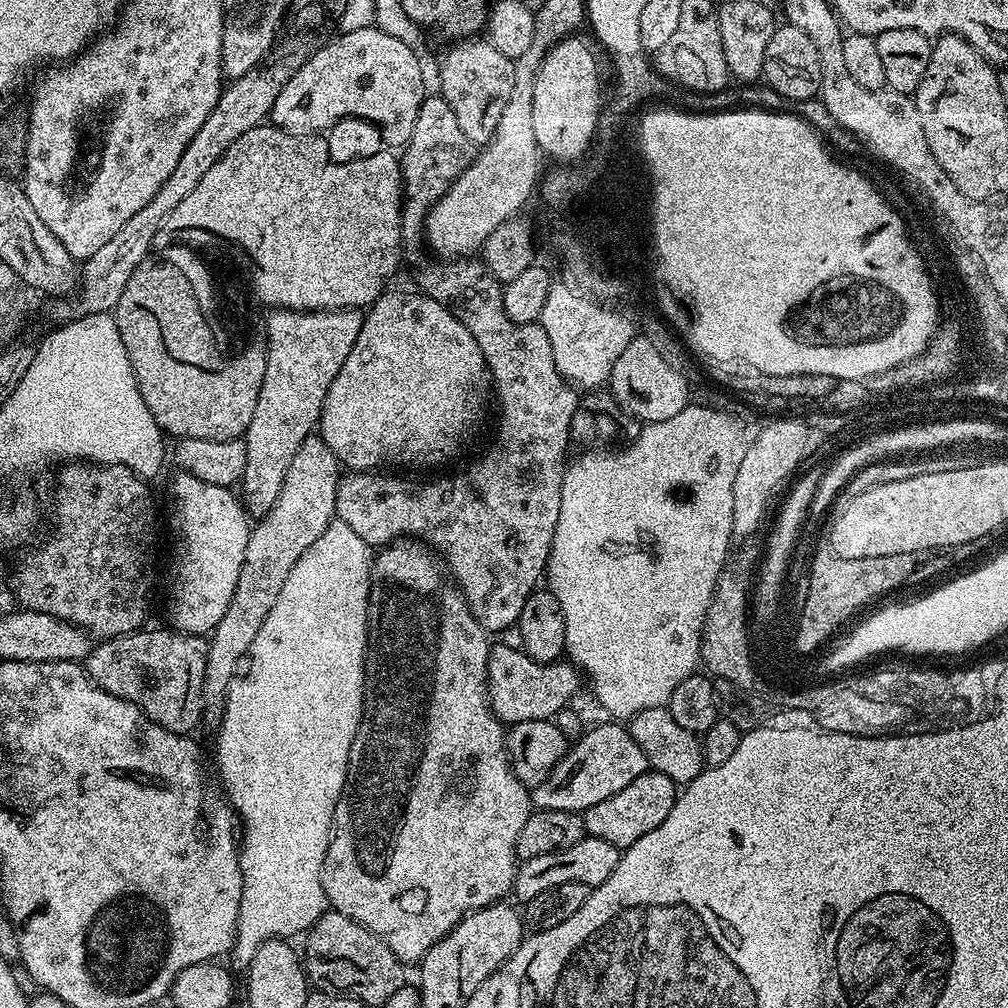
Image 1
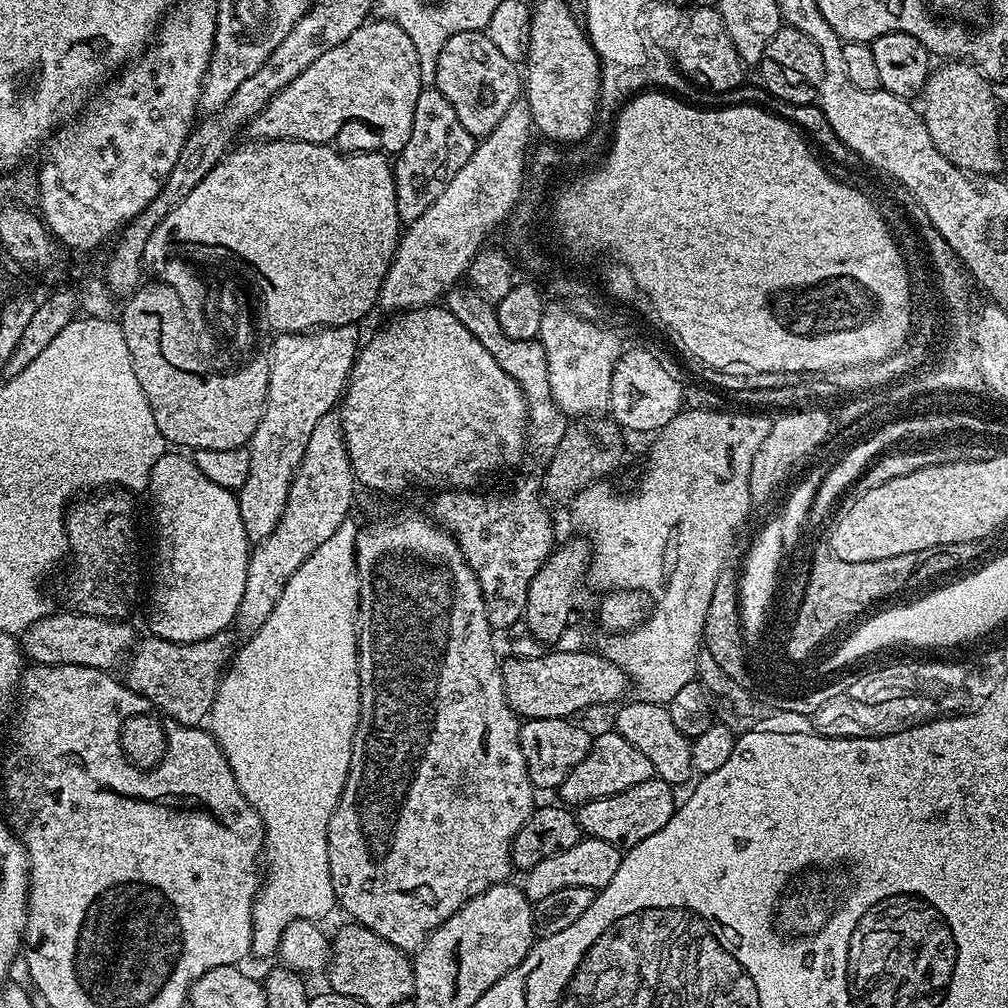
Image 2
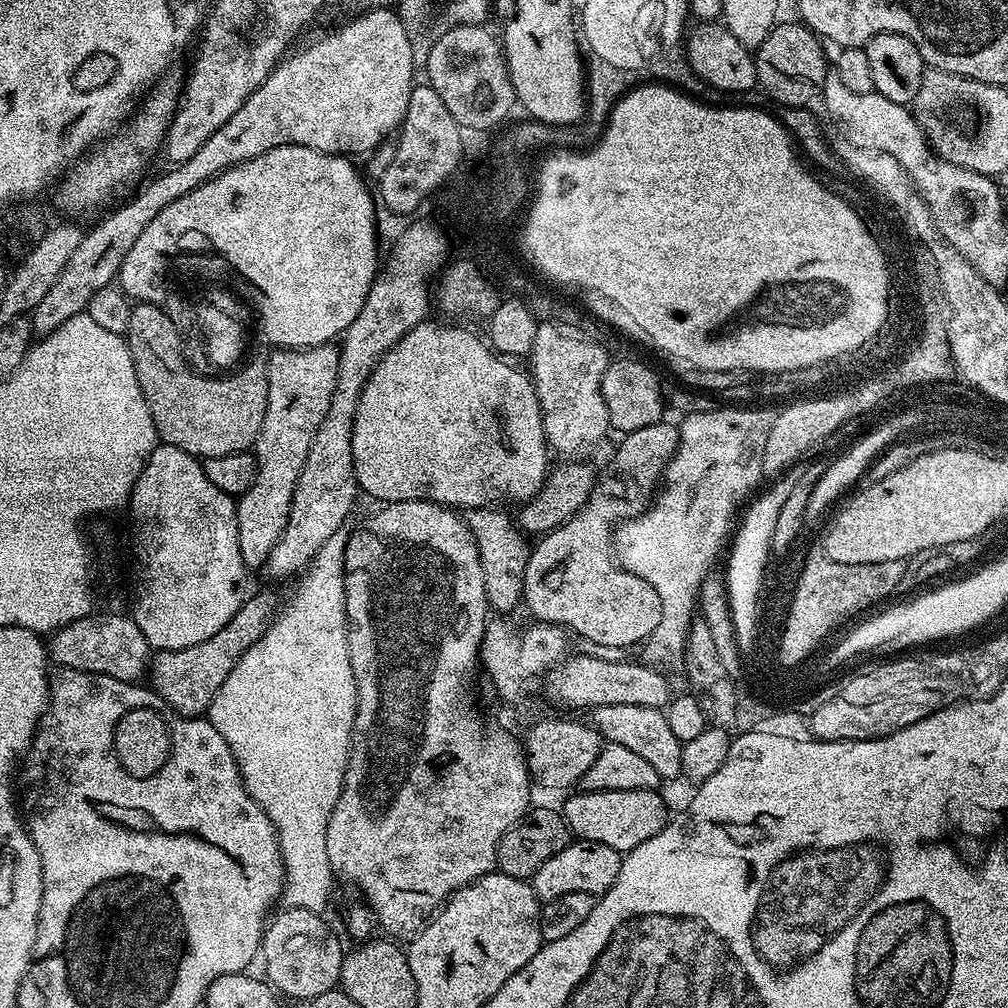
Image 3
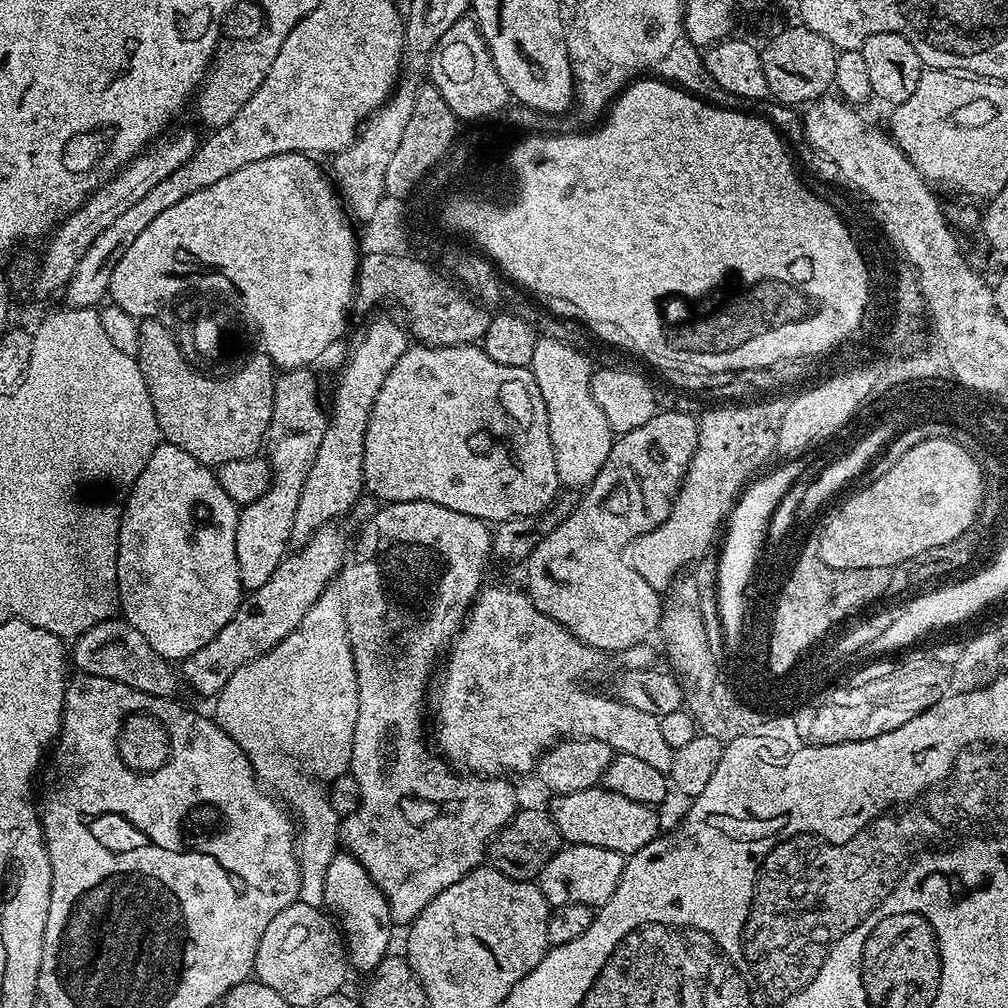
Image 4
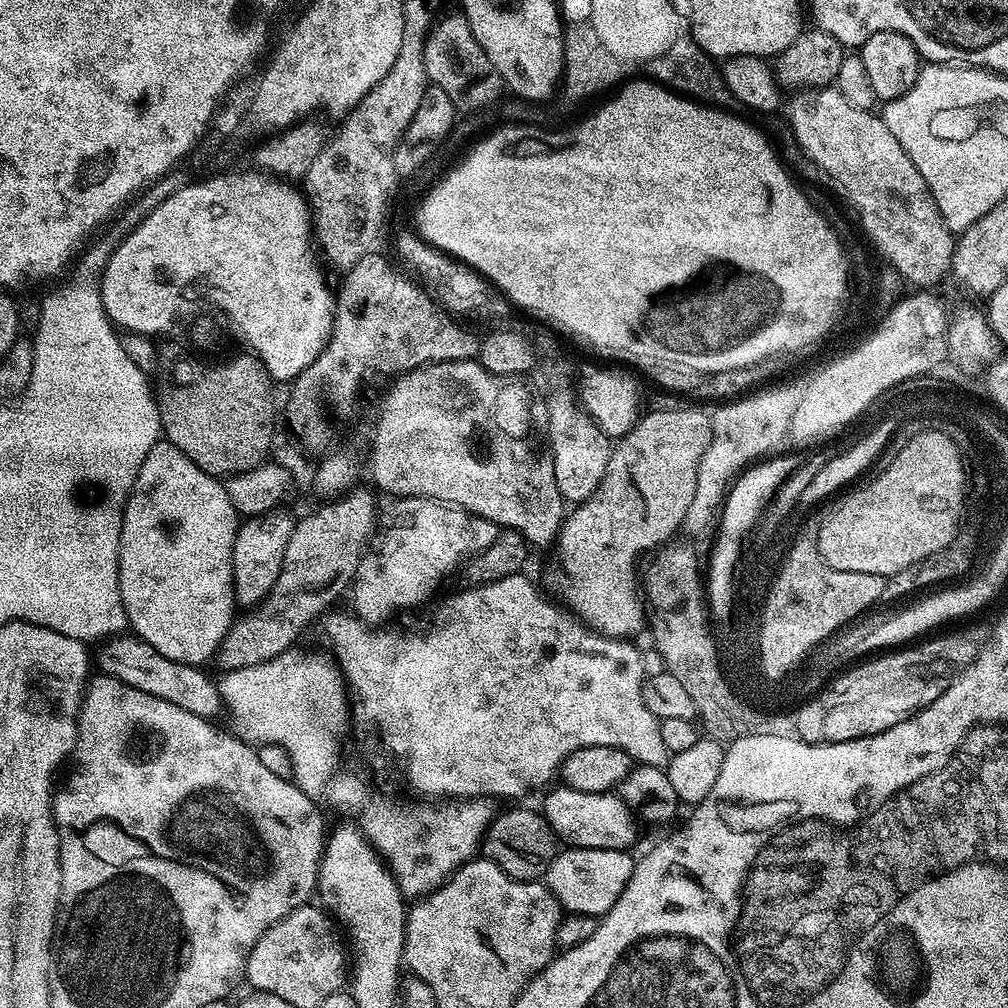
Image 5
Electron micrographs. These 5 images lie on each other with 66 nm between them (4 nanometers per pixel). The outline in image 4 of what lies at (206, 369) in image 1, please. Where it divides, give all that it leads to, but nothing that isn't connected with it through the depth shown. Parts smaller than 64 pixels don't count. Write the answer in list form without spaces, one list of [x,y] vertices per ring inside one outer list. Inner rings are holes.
[[[154,323],[144,326],[138,359],[156,411],[160,435],[167,443],[186,450],[190,458],[209,466],[250,458],[265,447],[277,378],[272,362],[258,358],[244,375],[228,384],[187,377],[167,332]]]

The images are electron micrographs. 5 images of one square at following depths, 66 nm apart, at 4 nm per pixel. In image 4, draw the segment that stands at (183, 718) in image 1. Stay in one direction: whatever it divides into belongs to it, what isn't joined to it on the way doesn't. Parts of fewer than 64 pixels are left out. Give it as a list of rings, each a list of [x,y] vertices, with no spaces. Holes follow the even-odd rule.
[[[336,526],[318,529],[307,542],[295,549],[296,556],[294,552],[280,561],[278,570],[270,574],[270,582],[266,582],[266,586],[258,586],[258,590],[248,592],[241,599],[230,622],[218,630],[213,640],[206,642],[202,650],[194,650],[192,656],[185,658],[182,662],[183,683],[185,680],[200,696],[219,696],[222,686],[230,682],[234,670],[254,662],[295,630],[306,610],[337,579],[349,551],[349,541],[344,541],[343,534]]]

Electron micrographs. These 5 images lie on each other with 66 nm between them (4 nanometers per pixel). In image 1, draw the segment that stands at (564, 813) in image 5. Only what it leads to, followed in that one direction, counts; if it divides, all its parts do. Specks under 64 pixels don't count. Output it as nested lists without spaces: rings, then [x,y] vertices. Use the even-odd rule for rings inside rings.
[[[646,771],[626,790],[618,790],[618,794],[610,794],[606,802],[598,802],[598,806],[590,806],[583,812],[585,833],[594,838],[602,838],[610,842],[610,846],[621,850],[629,848],[642,834],[650,834],[654,826],[659,826],[666,819],[666,814],[674,806],[678,795],[678,785],[666,774],[661,772]]]

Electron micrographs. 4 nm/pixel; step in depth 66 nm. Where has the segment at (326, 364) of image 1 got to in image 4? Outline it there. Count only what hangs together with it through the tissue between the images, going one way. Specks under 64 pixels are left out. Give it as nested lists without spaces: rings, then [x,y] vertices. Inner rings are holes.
[[[311,367],[284,370],[277,375],[274,390],[274,410],[272,421],[266,437],[266,459],[272,467],[272,481],[268,489],[253,504],[240,508],[238,530],[234,550],[238,554],[238,578],[241,589],[253,592],[258,586],[266,586],[270,582],[270,574],[278,570],[280,561],[290,552],[290,541],[294,530],[294,514],[298,510],[298,498],[302,494],[302,486],[306,482],[306,474],[310,474],[310,466],[314,466],[314,458],[318,454],[318,446],[322,446],[322,434],[326,434],[328,416],[320,409],[320,384],[312,373]]]

